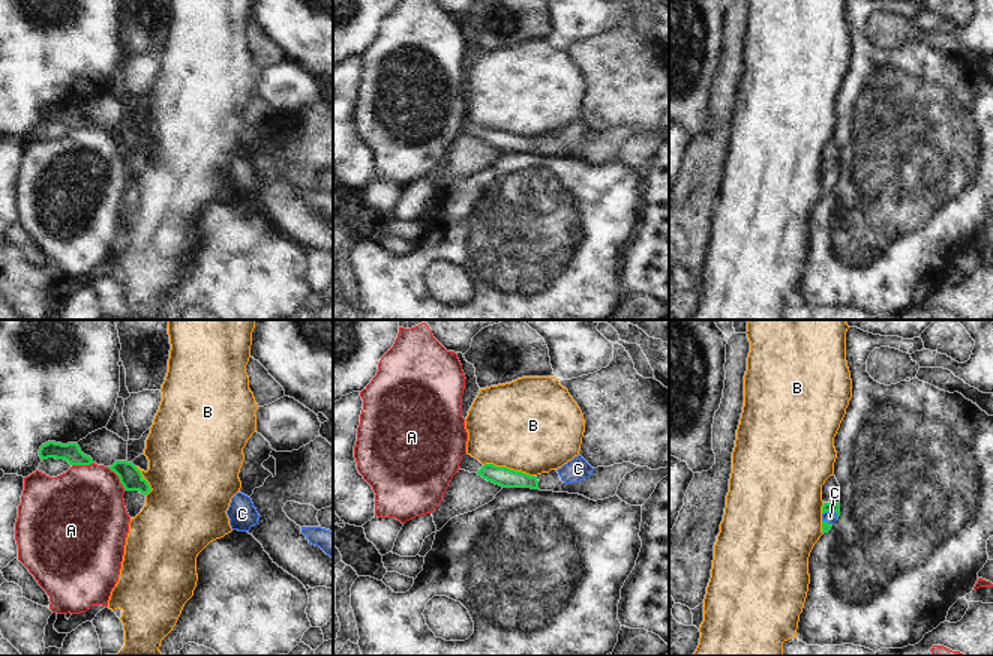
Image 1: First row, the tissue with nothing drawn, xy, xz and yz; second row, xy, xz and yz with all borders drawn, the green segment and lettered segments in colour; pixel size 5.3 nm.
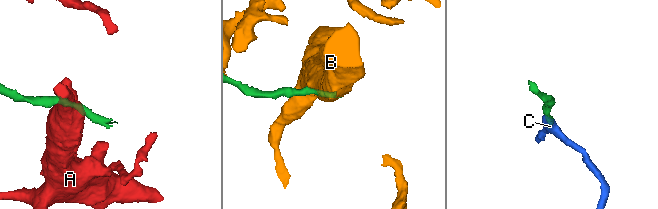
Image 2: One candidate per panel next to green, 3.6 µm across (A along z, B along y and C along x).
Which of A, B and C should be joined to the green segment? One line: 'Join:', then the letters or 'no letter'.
Join: C

